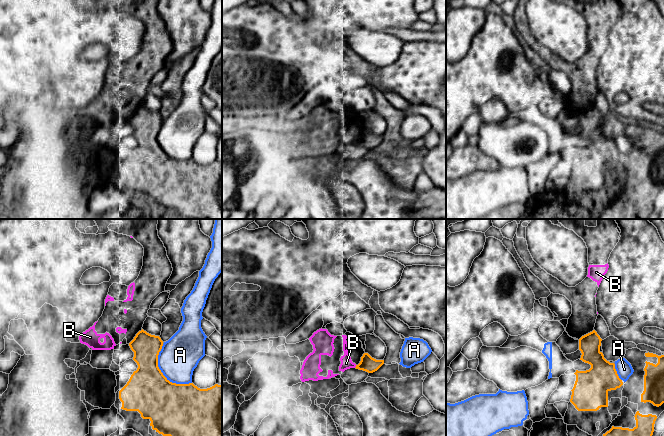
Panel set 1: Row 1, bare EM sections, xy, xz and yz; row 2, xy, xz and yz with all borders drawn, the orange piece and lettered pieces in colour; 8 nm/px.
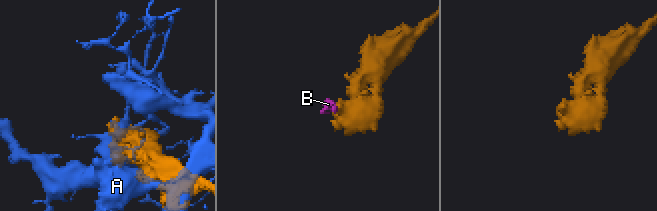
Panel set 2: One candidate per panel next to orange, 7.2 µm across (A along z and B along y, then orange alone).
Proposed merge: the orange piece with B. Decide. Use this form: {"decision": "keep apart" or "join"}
{"decision": "keep apart"}

